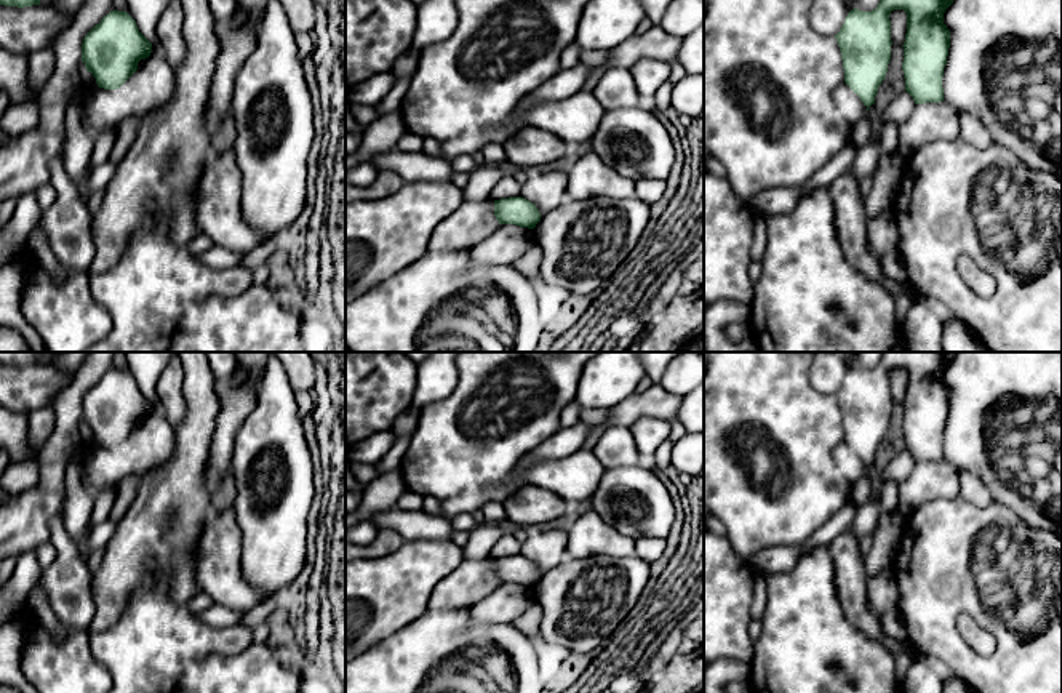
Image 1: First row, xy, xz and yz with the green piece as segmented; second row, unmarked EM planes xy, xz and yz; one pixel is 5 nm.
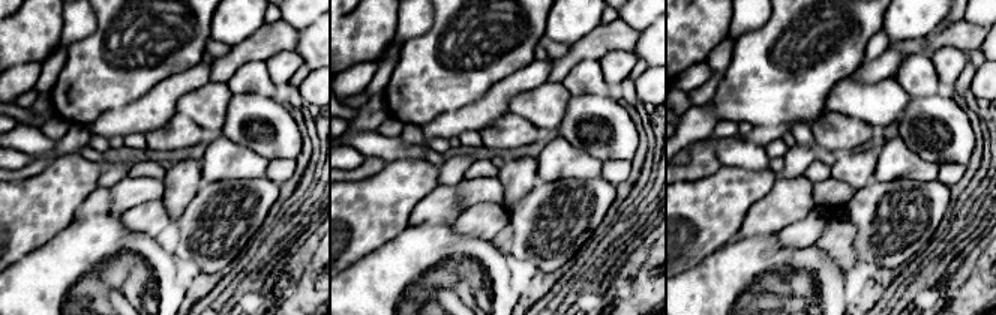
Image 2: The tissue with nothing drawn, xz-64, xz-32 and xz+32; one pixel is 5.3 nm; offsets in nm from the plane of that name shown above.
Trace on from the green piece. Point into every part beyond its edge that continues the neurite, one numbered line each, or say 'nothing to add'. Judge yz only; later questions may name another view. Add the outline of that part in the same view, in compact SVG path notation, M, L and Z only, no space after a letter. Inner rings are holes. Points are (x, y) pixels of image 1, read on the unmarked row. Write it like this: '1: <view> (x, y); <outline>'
1: yz (861, 490); M865 464L865 472L862 479L852 485L848 501L852 503L856 509L859 509L860 506L870 501L870 491L872 491L870 474Z

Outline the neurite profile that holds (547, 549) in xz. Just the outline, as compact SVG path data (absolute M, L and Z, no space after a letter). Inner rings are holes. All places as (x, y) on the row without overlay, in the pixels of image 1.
M531 530L523 543L521 555L534 562L541 576L544 576L568 559L568 531Z

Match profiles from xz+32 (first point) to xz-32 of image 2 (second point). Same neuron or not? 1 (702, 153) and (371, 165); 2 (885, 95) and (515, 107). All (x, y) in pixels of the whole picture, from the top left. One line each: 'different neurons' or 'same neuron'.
1: same neuron
2: same neuron

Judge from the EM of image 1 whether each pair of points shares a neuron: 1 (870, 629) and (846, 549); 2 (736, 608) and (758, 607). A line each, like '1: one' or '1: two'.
1: one
2: two

